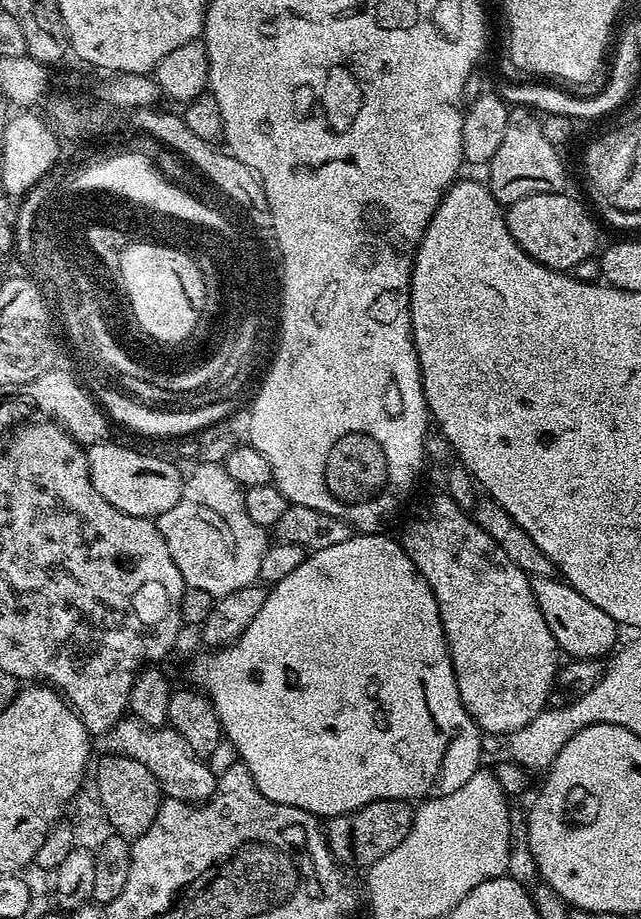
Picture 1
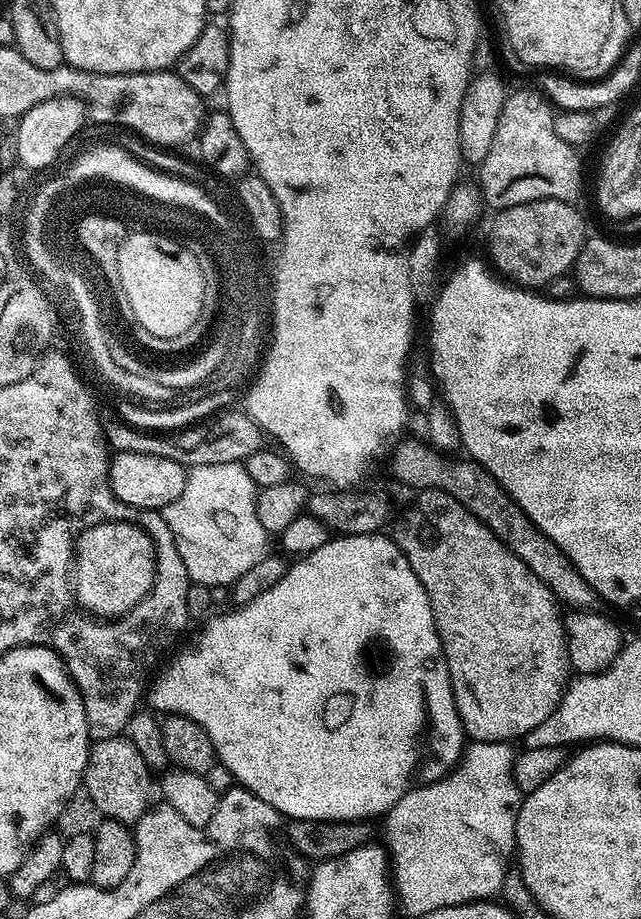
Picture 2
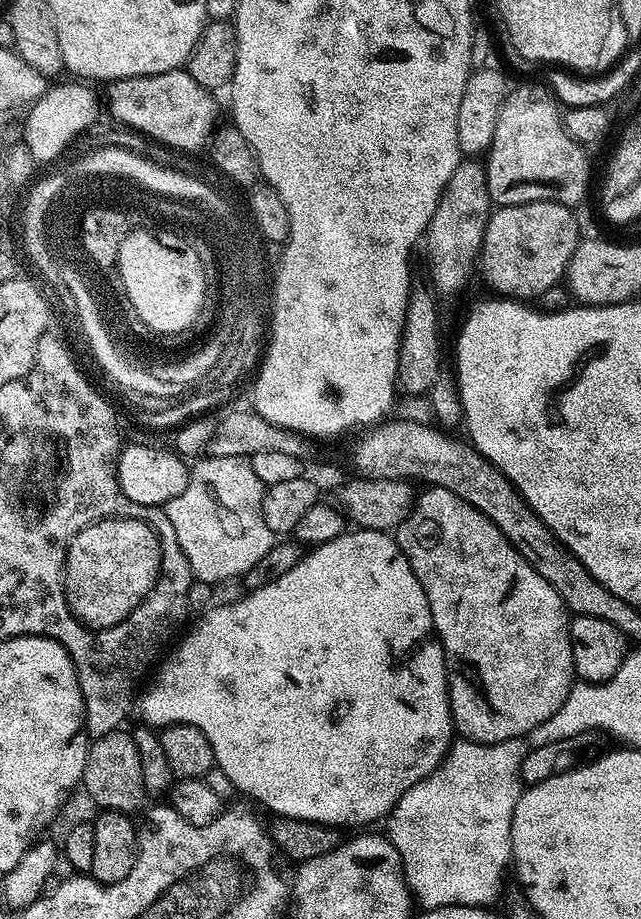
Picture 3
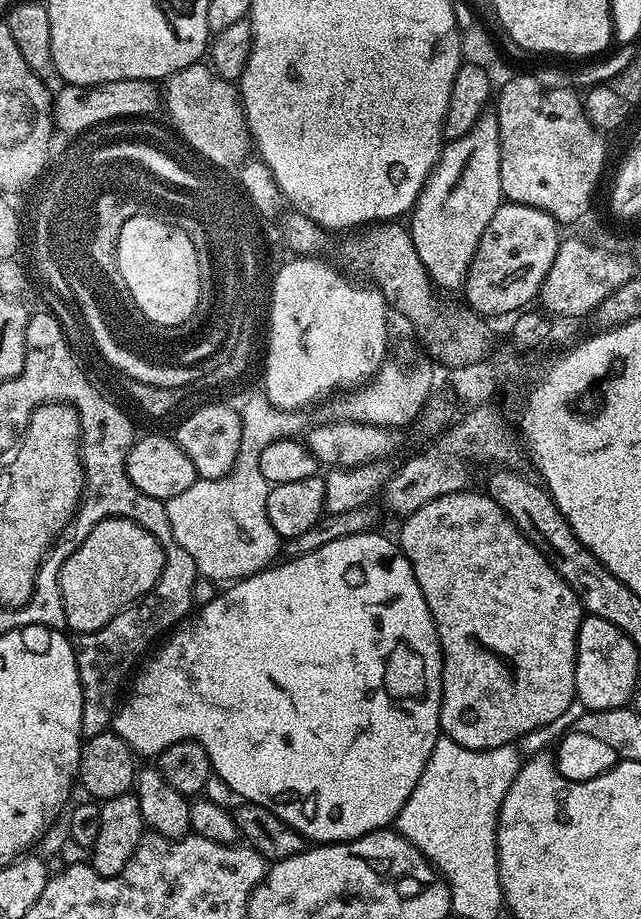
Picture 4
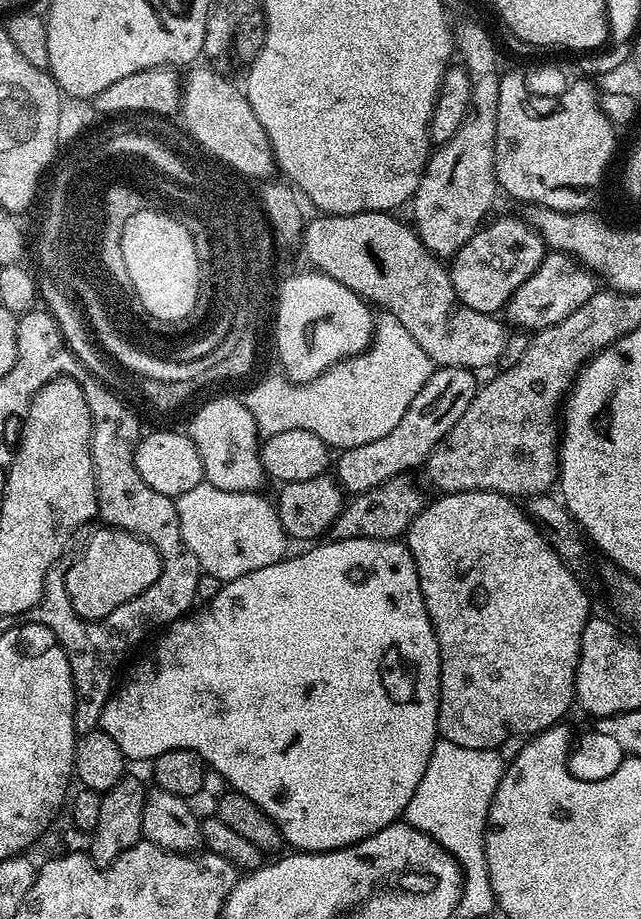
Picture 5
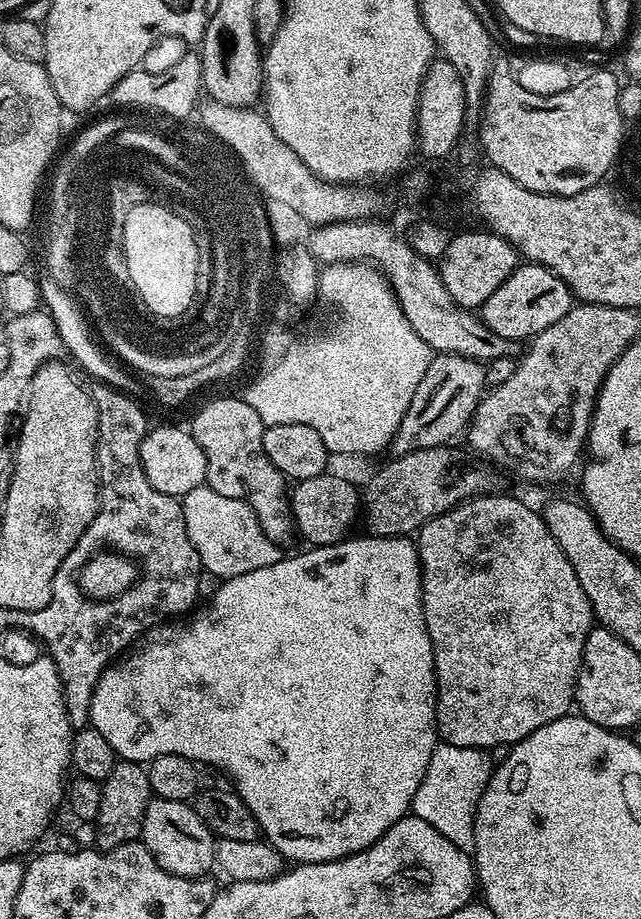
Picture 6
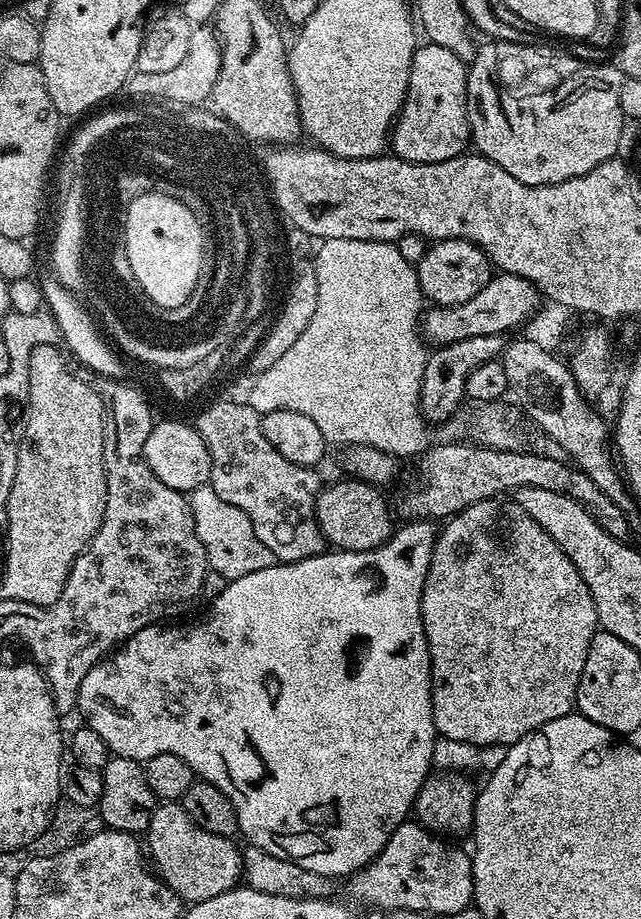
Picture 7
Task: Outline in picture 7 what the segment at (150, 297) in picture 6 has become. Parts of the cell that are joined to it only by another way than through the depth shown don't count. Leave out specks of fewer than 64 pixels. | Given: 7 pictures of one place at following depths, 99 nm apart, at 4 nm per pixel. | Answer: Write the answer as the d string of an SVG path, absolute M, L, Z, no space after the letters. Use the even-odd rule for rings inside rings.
M166 192L144 193L141 196L134 198L134 200L130 202L126 213L124 213L123 234L126 258L129 259L130 269L133 270L133 278L140 284L142 291L151 298L153 303L162 309L173 310L183 306L192 296L194 281L196 281L196 268L200 268L200 228L196 228L196 220L194 219L194 214L191 209L189 209L183 201L177 199L175 195Z

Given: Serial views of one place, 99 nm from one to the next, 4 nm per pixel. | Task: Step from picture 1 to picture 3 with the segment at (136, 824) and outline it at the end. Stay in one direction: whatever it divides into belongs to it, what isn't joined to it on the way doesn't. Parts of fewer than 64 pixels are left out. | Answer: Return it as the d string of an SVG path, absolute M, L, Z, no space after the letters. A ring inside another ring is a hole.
M124 731L111 732L89 743L82 787L90 794L90 798L94 798L97 809L136 814L140 807L145 807L146 801L142 758L138 754L138 746L134 746L132 732Z

